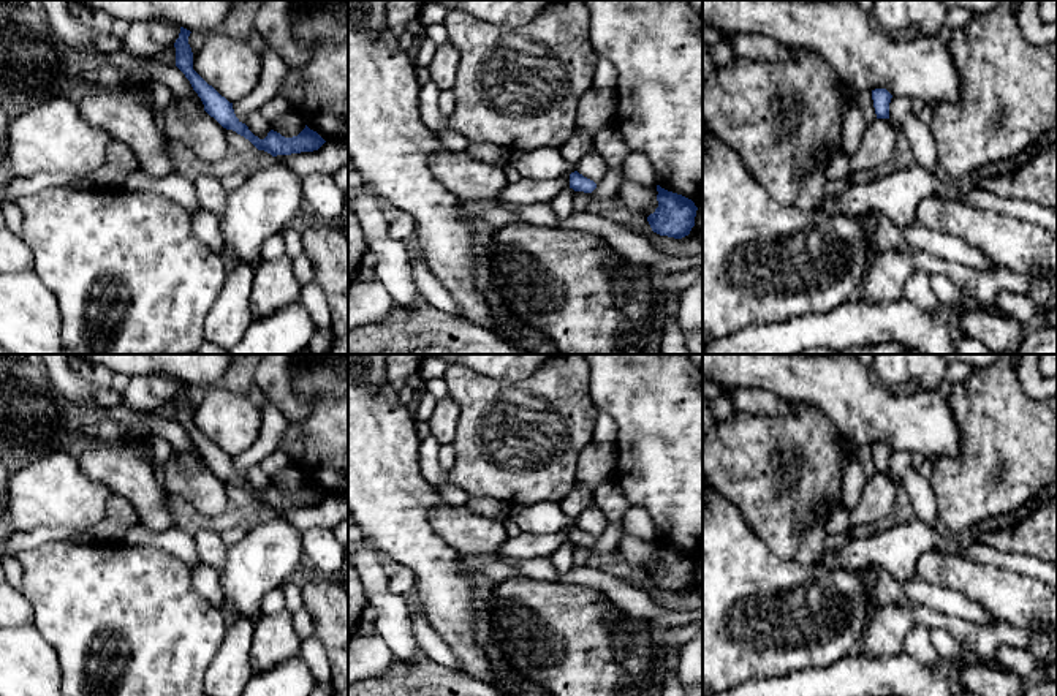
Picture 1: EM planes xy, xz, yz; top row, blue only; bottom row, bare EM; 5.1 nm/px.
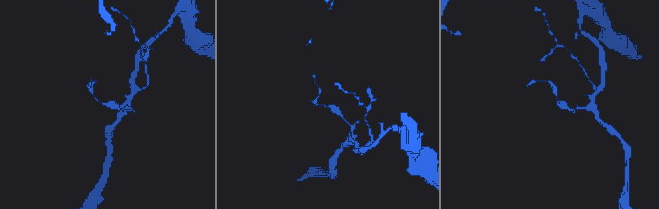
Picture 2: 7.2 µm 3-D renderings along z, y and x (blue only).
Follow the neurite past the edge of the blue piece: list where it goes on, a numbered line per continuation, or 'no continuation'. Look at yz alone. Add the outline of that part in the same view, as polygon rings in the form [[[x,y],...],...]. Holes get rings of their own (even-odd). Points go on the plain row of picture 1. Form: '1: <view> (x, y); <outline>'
no continuation

